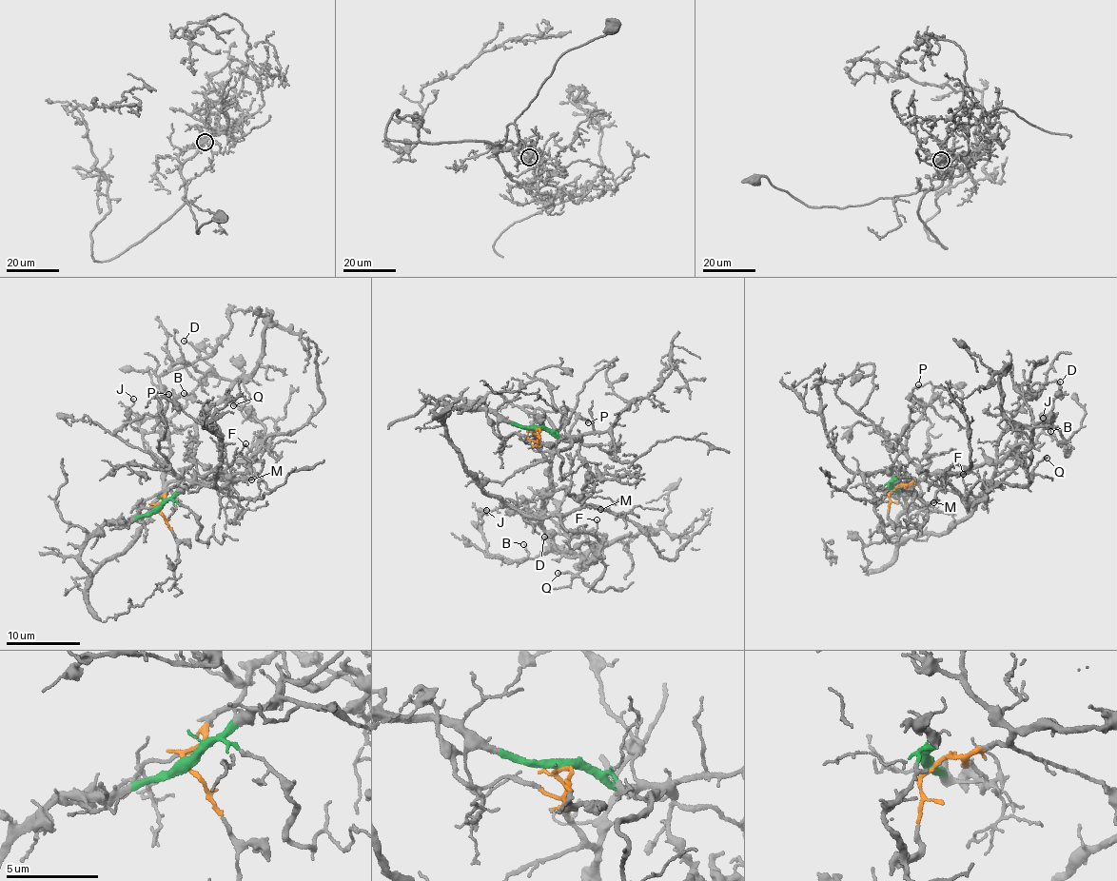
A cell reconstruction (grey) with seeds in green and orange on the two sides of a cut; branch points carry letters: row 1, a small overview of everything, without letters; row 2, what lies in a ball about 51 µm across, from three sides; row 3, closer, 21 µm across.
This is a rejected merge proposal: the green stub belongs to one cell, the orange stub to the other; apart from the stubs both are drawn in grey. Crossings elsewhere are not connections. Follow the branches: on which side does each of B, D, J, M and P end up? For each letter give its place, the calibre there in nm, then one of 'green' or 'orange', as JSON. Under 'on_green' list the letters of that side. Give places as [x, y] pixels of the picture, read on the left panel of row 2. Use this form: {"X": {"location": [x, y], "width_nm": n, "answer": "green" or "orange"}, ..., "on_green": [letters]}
{"B": {"location": [184, 393], "width_nm": 110, "answer": "orange"}, "D": {"location": [184, 341], "width_nm": 110, "answer": "orange"}, "J": {"location": [133, 399], "width_nm": 140, "answer": "green"}, "M": {"location": [251, 479], "width_nm": 120, "answer": "orange"}, "P": {"location": [168, 394], "width_nm": 130, "answer": "orange"}, "on_green": ["J"]}

